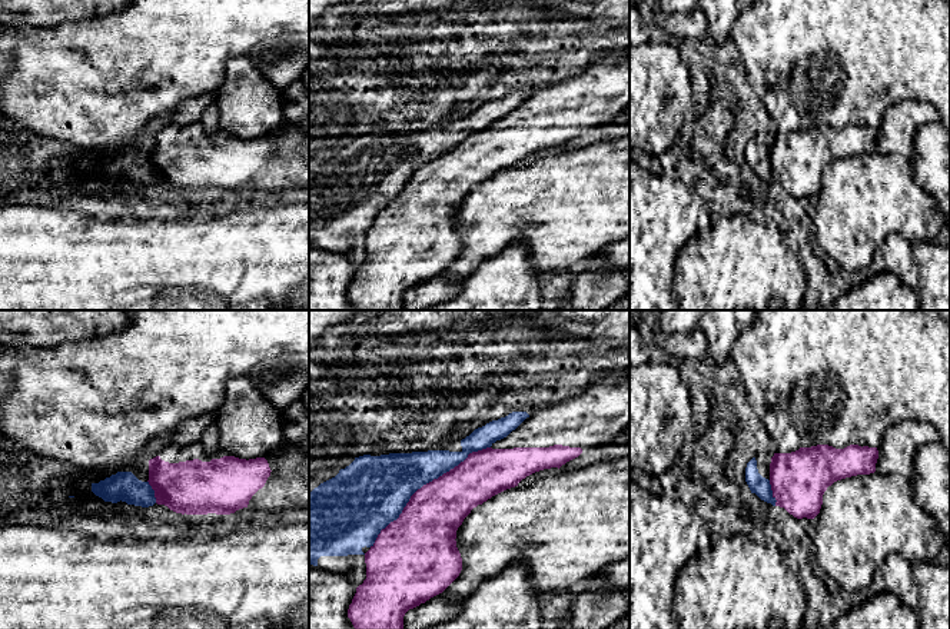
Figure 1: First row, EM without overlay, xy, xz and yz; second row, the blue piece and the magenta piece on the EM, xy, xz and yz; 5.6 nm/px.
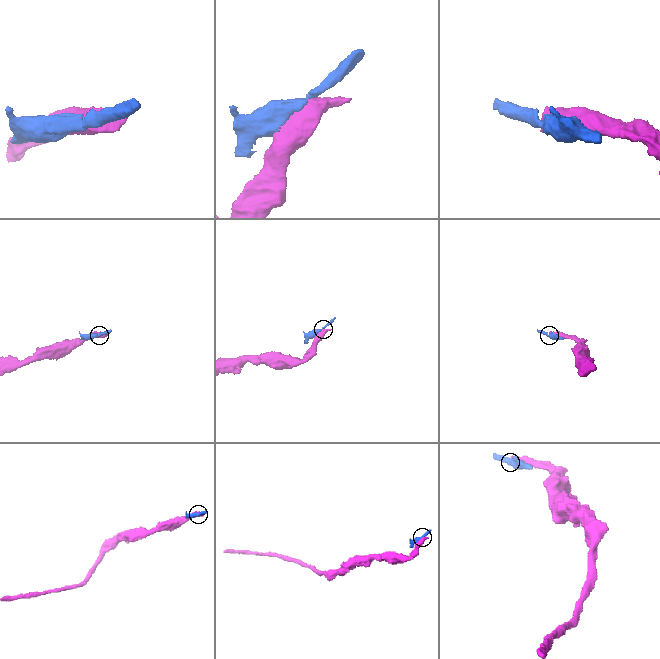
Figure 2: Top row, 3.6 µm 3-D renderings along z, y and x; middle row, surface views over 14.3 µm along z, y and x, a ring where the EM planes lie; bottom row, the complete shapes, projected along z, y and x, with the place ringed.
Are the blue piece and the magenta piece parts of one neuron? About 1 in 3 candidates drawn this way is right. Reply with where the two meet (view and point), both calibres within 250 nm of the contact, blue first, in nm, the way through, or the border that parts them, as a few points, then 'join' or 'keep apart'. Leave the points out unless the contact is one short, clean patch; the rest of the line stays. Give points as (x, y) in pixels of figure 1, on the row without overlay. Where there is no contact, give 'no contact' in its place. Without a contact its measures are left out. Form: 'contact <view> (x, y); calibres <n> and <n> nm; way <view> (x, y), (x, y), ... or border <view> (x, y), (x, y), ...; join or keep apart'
contact xz (424, 163); calibres 360 and 340 nm; keep apart

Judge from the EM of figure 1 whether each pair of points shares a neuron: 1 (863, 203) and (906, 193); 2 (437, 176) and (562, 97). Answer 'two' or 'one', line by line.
1: one
2: one

